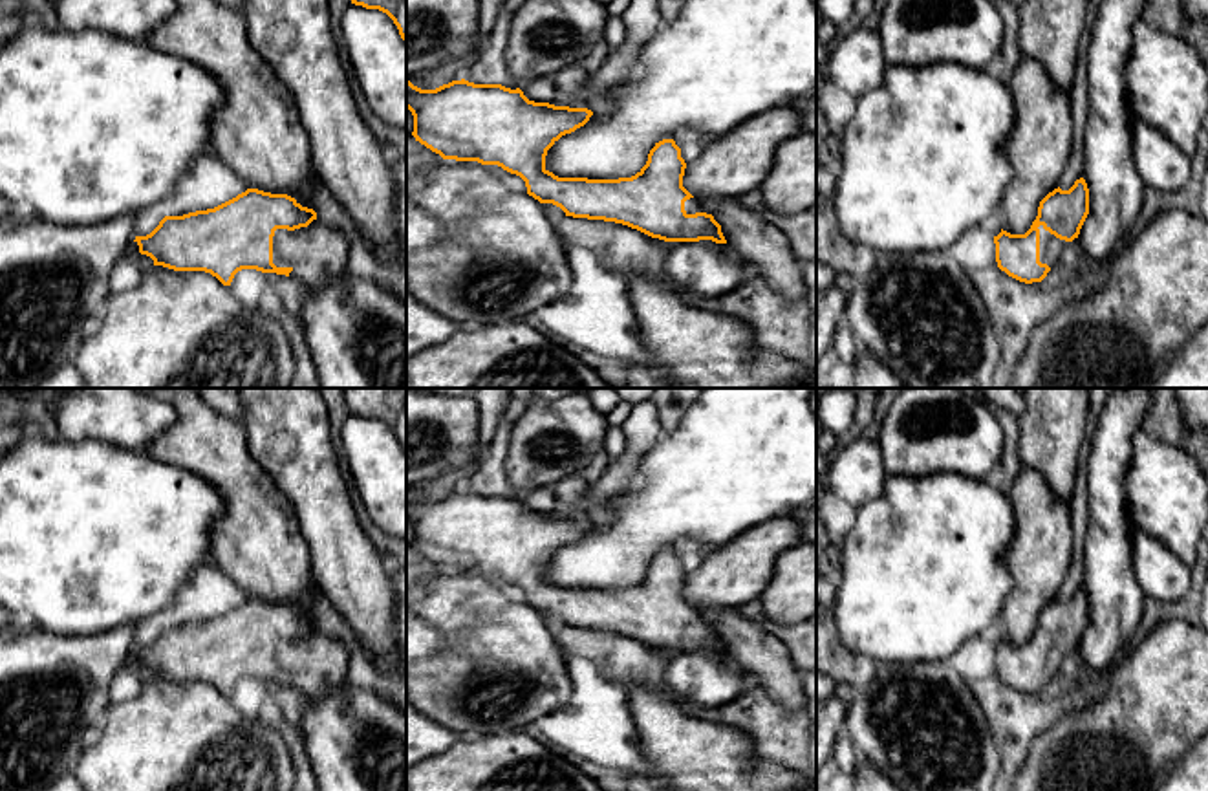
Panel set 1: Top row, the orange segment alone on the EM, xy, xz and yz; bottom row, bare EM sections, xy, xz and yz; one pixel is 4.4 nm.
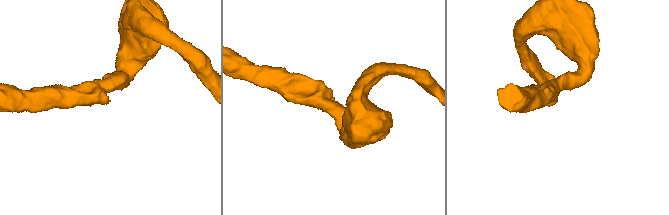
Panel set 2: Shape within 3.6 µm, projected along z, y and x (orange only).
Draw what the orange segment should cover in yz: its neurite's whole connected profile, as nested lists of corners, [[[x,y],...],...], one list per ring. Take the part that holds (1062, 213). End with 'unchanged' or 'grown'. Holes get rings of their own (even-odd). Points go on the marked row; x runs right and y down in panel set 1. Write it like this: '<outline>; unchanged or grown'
[[[1084,178],[1069,190],[1054,189],[1040,201],[1038,216],[1025,234],[1001,229],[994,236],[998,267],[1019,282],[1038,286],[1065,245],[1078,238],[1087,214],[1089,189]]]; grown

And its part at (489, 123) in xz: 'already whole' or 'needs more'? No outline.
needs more

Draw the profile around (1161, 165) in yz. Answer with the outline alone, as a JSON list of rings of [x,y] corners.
[[[1140,18],[1126,66],[1126,97],[1133,114],[1133,161],[1146,187],[1181,190],[1193,176],[1193,154],[1208,115],[1208,59],[1186,37],[1166,35]]]

